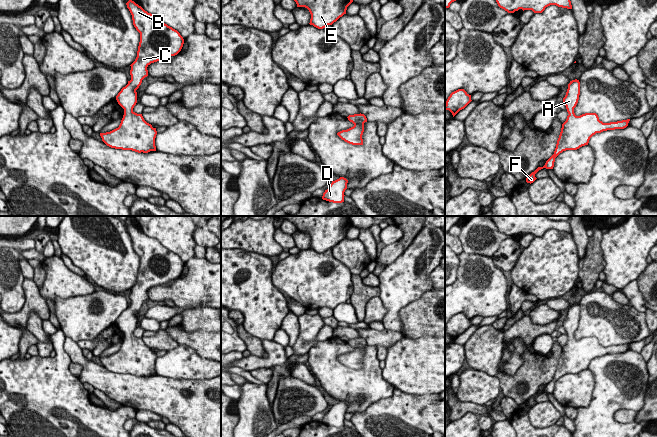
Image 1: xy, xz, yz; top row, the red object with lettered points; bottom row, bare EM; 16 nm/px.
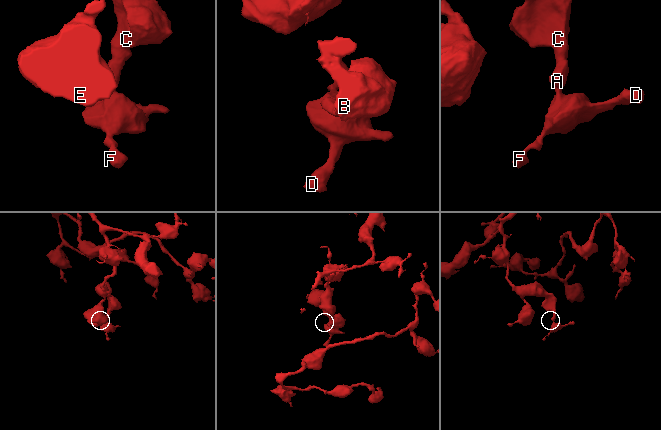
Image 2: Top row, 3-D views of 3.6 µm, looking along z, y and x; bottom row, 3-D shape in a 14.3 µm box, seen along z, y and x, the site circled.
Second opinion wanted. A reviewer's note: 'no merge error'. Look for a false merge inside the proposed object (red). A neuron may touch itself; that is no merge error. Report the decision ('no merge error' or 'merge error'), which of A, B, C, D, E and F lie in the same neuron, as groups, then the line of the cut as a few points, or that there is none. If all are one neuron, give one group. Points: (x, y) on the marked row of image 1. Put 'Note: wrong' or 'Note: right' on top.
Note: right
no merge error | A B C D E F | no cut

